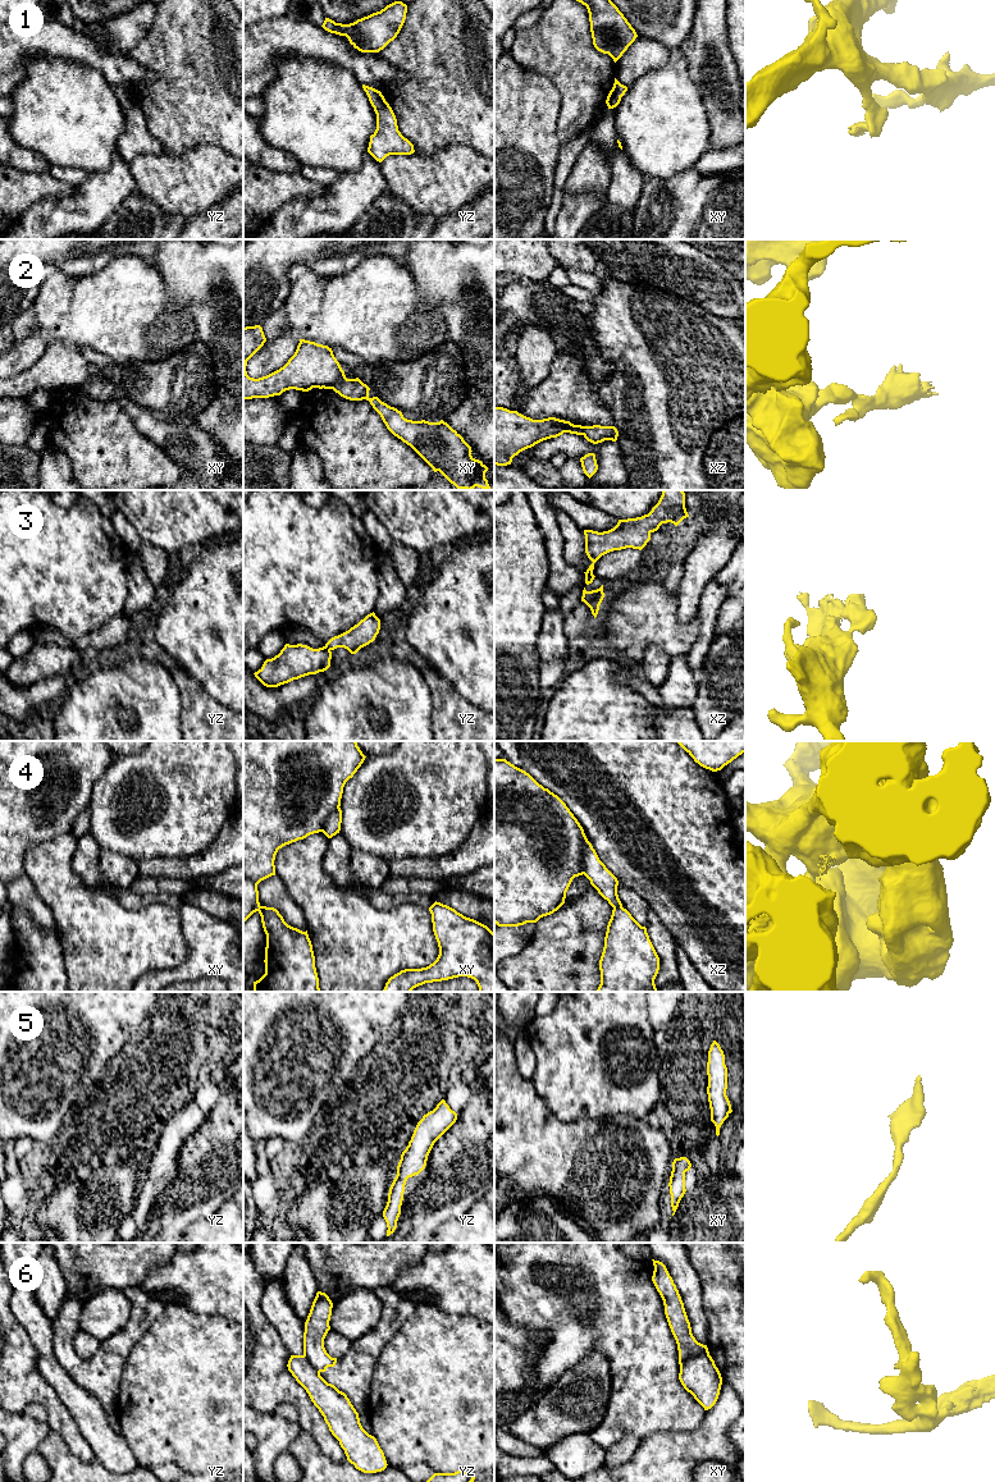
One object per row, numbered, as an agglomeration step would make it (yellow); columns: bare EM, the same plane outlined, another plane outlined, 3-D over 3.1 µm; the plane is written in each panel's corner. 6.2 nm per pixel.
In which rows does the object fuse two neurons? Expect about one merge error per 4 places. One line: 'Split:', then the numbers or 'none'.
Split: 2, 3, 4, 6

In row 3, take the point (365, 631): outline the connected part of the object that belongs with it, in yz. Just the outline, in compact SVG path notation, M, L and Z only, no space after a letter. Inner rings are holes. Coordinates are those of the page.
M375 613L368 614L364 619L361 619L357 625L351 627L348 631L332 637L325 646L329 650L334 650L337 648L344 648L351 654L356 654L361 648L373 642L379 633L380 630L380 619L375 616Z

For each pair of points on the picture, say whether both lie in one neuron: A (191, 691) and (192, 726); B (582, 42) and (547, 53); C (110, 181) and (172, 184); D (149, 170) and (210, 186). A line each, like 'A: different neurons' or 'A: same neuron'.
A: same neuron
B: same neuron
C: different neurons
D: same neuron

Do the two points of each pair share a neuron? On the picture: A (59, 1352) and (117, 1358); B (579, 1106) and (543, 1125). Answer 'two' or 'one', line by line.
A: one
B: two

